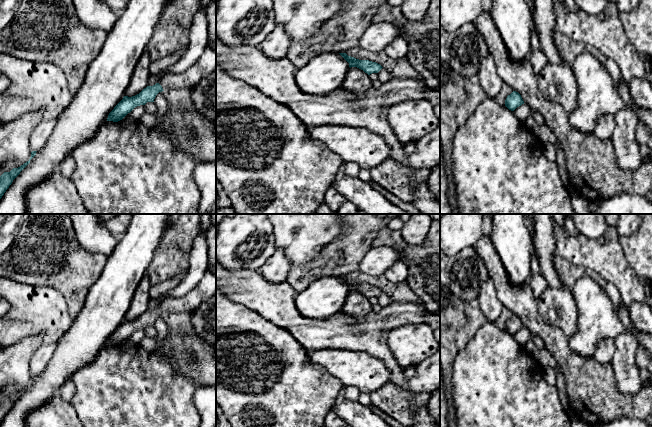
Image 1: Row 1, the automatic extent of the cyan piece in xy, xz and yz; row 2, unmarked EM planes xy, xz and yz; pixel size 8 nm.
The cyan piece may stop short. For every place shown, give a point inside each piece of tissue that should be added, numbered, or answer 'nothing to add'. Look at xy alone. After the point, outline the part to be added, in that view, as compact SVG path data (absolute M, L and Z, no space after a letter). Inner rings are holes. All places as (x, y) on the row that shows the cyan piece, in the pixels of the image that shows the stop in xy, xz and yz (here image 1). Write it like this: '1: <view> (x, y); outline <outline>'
1: xy (206, 64); outline M209 45L202 56L189 69L181 74L167 74L158 83L163 90L188 89L195 87L198 82L216 69L216 52Z

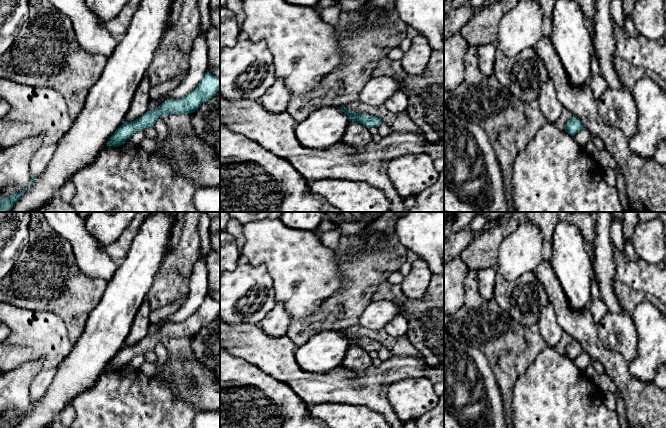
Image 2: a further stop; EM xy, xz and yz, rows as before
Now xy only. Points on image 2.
nothing to add

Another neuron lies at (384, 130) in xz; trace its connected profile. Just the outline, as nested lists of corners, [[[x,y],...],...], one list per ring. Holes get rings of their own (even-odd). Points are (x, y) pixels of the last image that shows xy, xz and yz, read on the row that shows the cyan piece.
[[[382,122],[377,128],[378,134],[382,137],[388,136],[391,133],[389,123]]]

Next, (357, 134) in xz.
[[[351,121],[340,143],[349,146],[365,146],[370,142],[372,142],[372,134],[369,129],[357,121]]]

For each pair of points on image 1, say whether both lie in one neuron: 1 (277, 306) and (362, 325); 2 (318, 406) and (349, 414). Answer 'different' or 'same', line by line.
1: same
2: different

